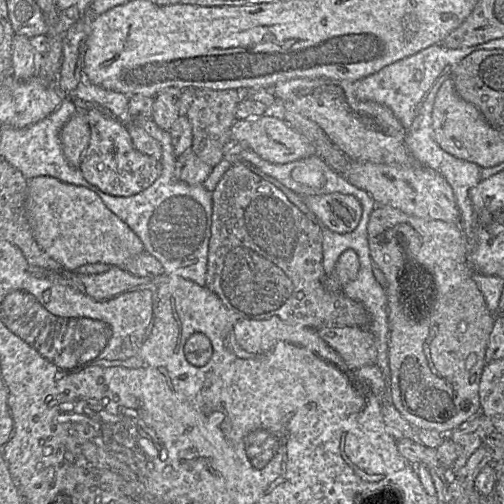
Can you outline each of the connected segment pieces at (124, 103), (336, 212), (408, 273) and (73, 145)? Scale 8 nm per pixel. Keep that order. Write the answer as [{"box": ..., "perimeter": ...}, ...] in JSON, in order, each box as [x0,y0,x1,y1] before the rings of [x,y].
[{"box":[73,79,212,286],"perimeter":[[[83,79],[76,87],[73,98],[79,104],[89,104],[108,109],[112,116],[123,124],[132,124],[145,128],[161,145],[162,170],[155,182],[142,192],[129,196],[113,196],[104,193],[95,186],[95,192],[105,206],[126,223],[140,238],[145,251],[155,257],[168,274],[191,280],[205,286],[208,245],[212,223],[212,192],[207,191],[203,184],[188,185],[175,178],[176,156],[171,143],[170,131],[164,131],[149,119],[131,119],[128,113],[129,97],[121,92],[102,88]]]},{"box":[303,193,362,232],"perimeter":[[[329,193],[305,196],[303,200],[319,223],[333,232],[352,232],[360,221],[362,206],[353,195]]]},{"box":[367,205,495,436],"perimeter":[[[388,205],[373,209],[367,234],[373,266],[384,273],[387,281],[390,400],[416,429],[435,430],[446,436],[464,421],[481,414],[479,385],[495,321],[473,279],[465,235],[458,223],[419,218]]]},{"box":[60,111,91,168],"perimeter":[[[77,111],[63,126],[60,141],[63,154],[71,166],[79,168],[89,144],[90,135],[91,129],[86,111]]]}]

